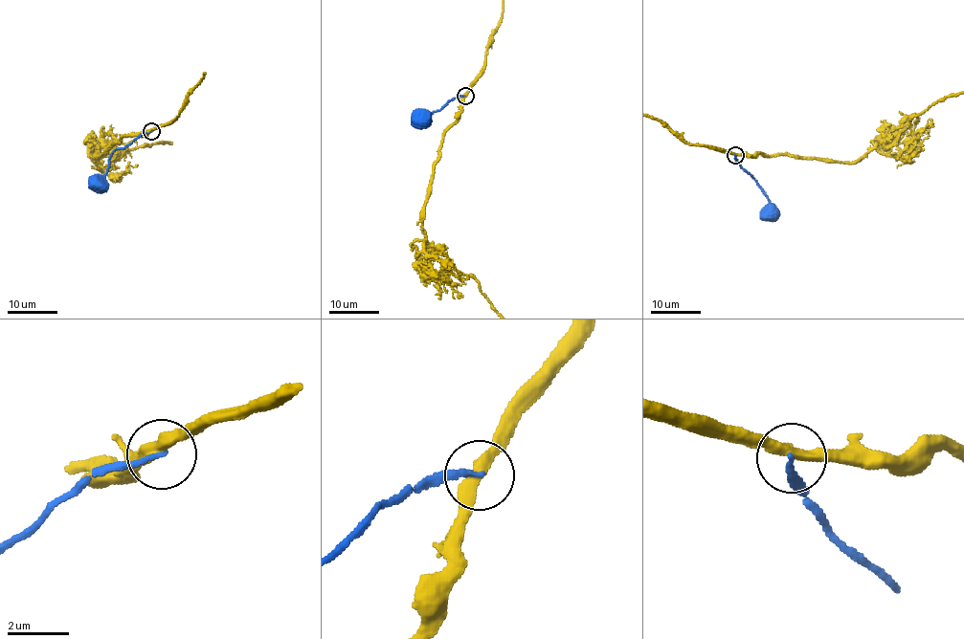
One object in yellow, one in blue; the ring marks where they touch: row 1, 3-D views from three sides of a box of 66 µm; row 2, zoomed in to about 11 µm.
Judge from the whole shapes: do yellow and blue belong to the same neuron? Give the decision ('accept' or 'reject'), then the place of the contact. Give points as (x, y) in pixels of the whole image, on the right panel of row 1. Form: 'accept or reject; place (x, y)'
reject; place (735, 155)

